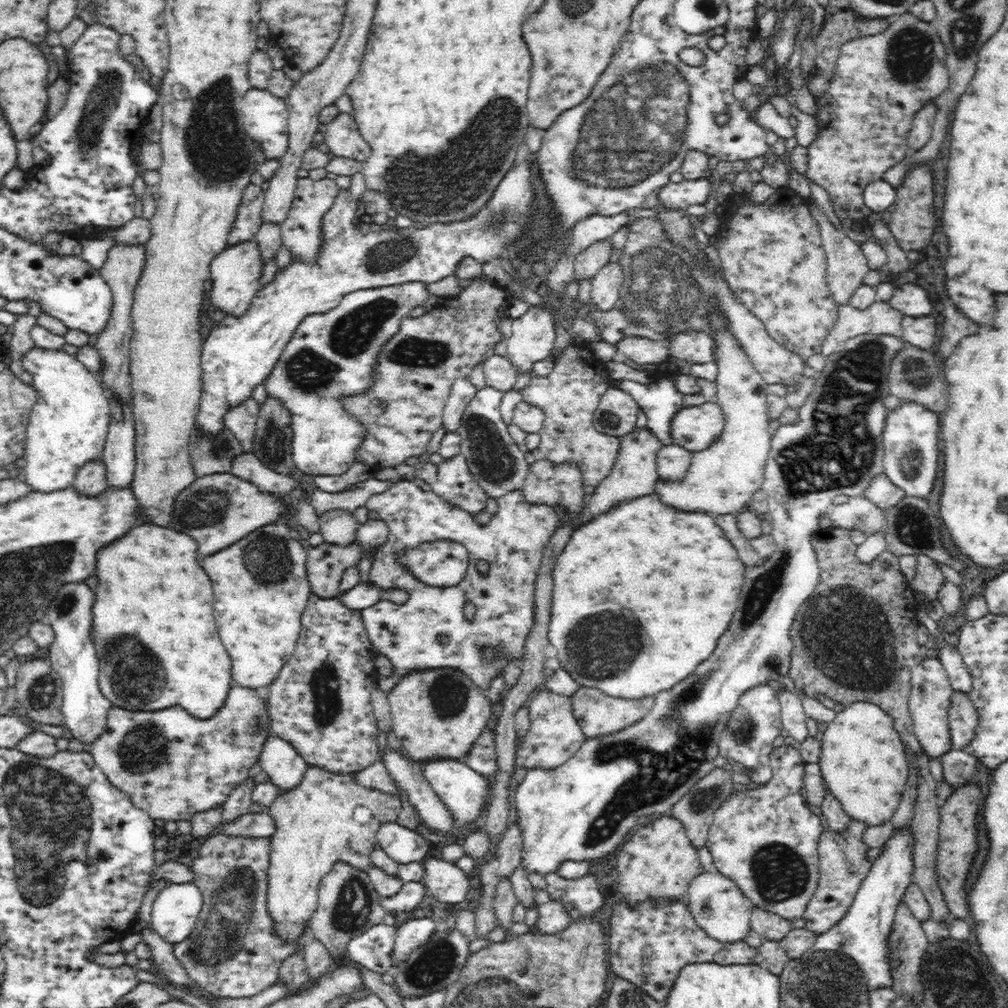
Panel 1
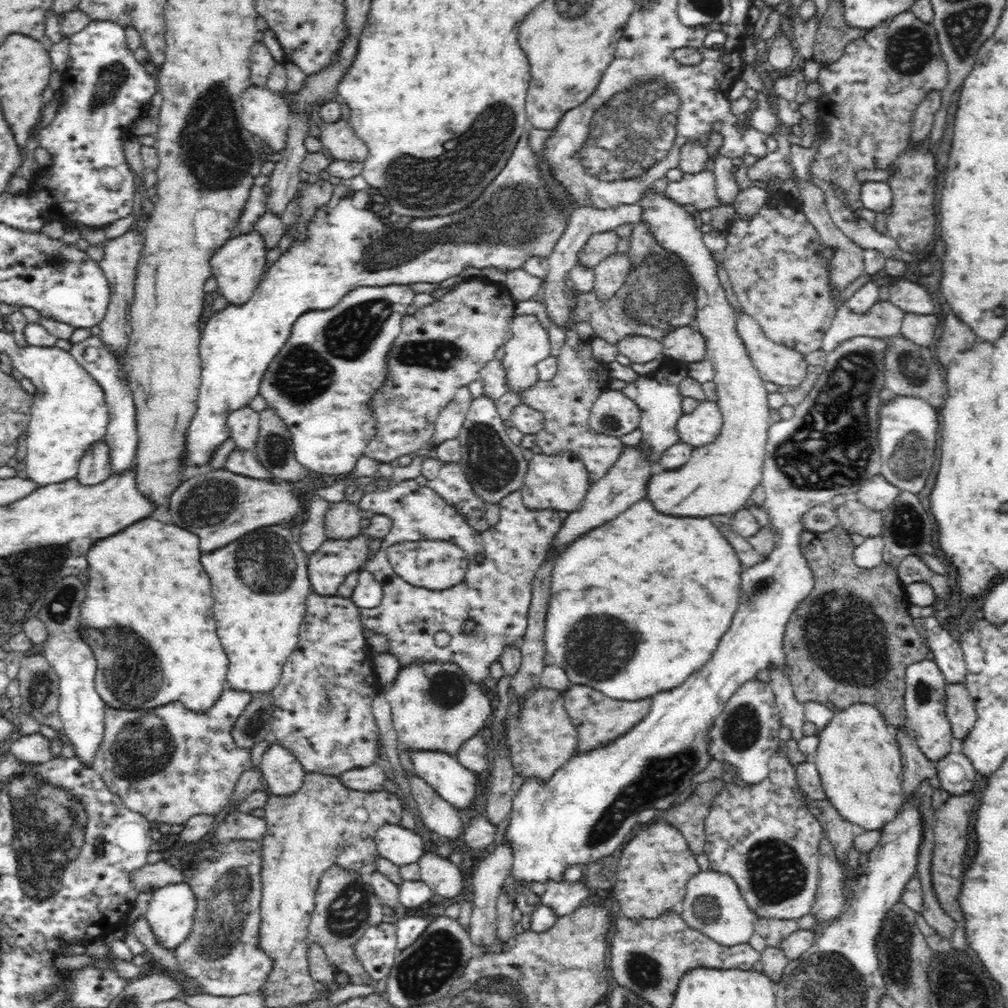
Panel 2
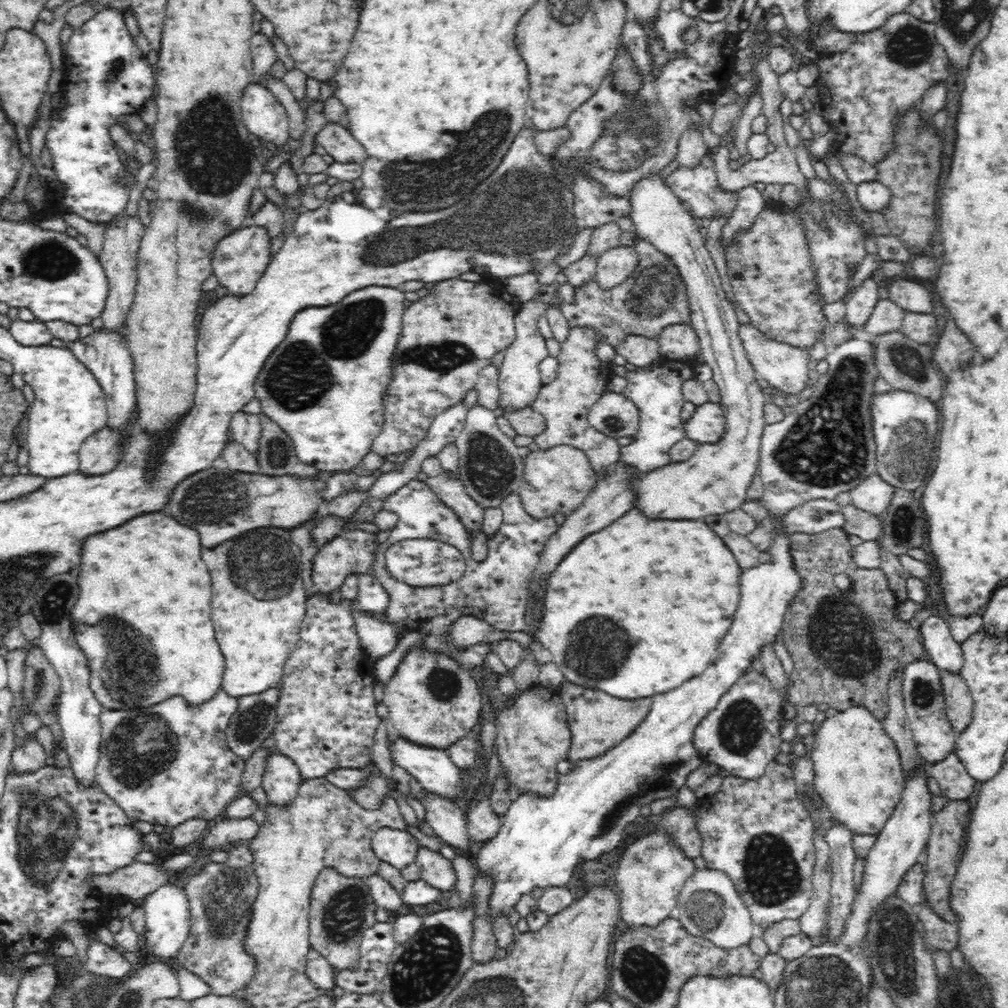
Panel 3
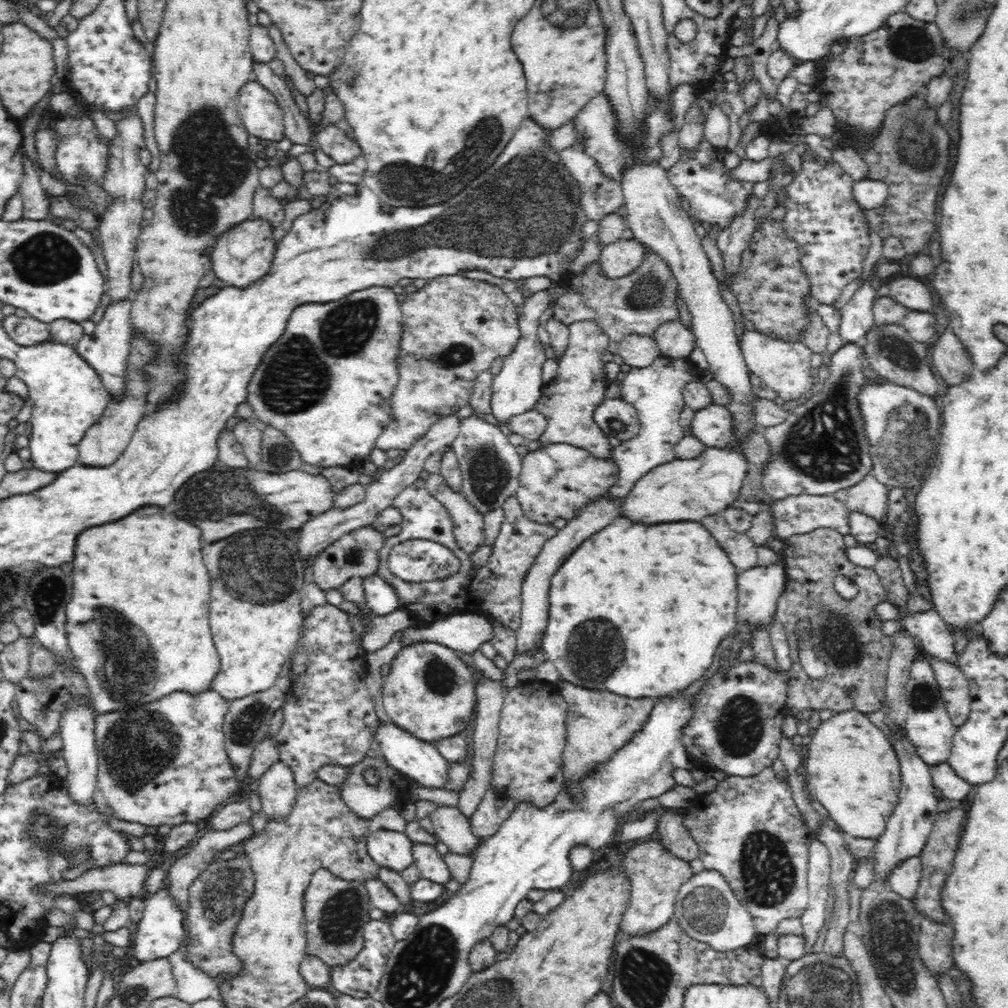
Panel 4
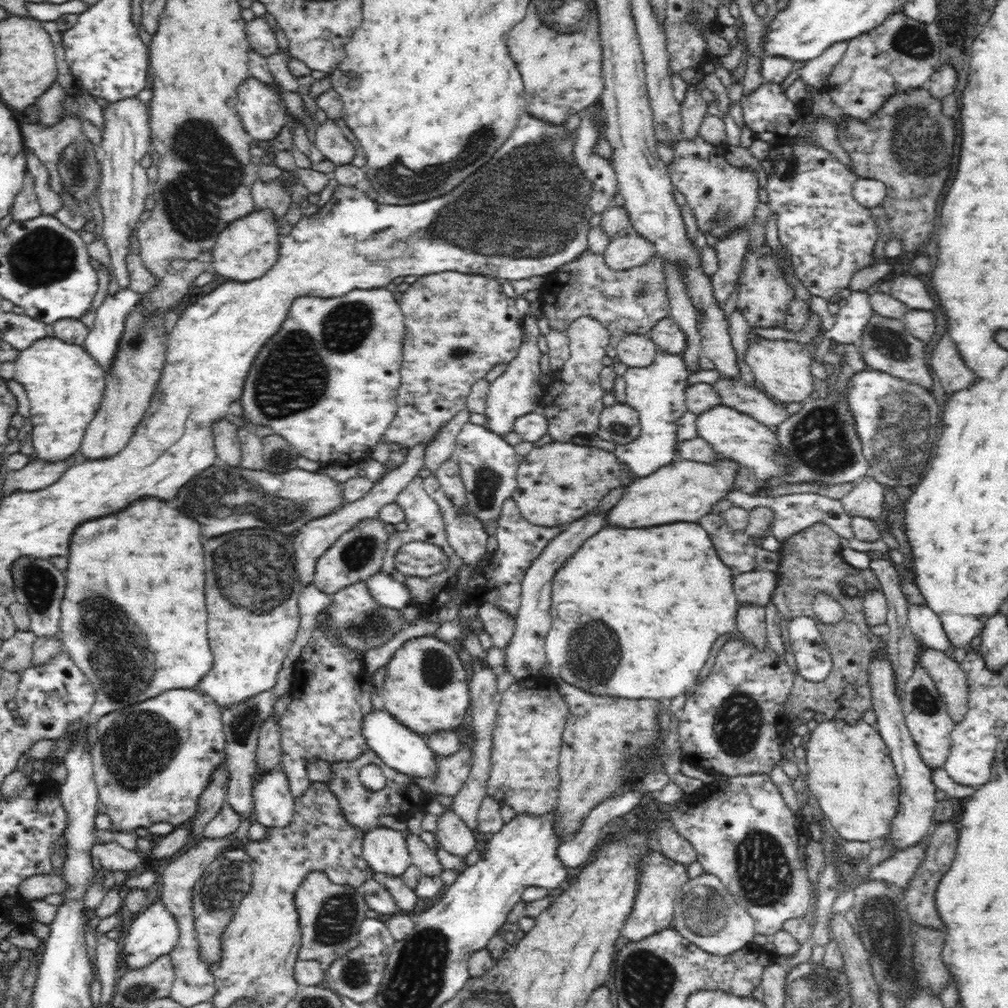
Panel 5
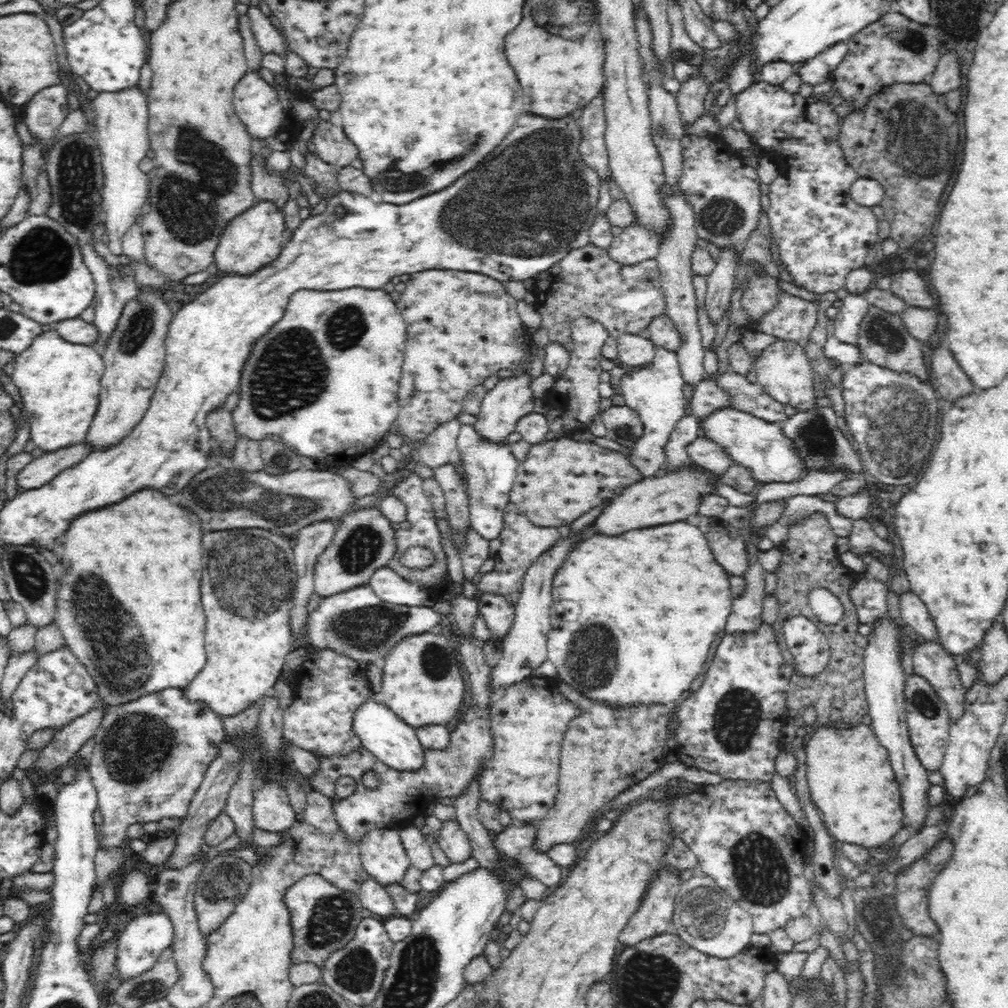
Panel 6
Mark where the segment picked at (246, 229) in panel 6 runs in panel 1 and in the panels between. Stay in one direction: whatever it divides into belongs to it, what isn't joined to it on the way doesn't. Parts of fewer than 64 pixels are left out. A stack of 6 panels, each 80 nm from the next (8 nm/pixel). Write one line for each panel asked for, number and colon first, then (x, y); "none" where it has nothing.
1: (236, 272)
2: (238, 266)
3: (240, 259)
4: (242, 255)
5: (247, 248)

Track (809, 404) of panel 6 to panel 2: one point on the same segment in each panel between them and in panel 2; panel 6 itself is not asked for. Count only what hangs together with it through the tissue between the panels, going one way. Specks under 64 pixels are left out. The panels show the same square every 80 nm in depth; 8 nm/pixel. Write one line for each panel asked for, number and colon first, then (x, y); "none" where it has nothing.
2: (776, 363)
3: (785, 367)
4: (783, 366)
5: (781, 368)

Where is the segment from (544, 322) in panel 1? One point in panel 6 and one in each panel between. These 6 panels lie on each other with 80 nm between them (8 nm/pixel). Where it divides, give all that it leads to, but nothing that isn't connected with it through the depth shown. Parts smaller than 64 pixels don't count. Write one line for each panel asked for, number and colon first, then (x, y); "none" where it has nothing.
2: (529, 343)
3: (519, 382)
4: (516, 389)
5: (517, 391)
6: (511, 398)

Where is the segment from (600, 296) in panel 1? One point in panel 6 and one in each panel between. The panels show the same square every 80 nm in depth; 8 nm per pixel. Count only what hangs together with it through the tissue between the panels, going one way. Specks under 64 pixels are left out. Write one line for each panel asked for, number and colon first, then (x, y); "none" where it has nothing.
2: (610, 274)
3: (615, 265)
4: (621, 258)
5: (630, 250)
6: (635, 243)

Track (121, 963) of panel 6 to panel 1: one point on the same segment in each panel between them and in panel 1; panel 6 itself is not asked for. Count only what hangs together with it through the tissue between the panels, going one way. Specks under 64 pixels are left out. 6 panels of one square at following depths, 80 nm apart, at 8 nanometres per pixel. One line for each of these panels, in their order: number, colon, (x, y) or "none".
1: (175, 911)
2: (170, 914)
3: (167, 914)
4: (162, 928)
5: (154, 932)

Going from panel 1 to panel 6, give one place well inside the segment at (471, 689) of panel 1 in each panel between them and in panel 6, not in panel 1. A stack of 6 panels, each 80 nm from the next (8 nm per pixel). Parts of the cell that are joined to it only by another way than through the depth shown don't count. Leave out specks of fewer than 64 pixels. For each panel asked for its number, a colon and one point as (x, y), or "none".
2: (435, 707)
3: (432, 700)
4: (429, 692)
5: (426, 688)
6: (421, 682)

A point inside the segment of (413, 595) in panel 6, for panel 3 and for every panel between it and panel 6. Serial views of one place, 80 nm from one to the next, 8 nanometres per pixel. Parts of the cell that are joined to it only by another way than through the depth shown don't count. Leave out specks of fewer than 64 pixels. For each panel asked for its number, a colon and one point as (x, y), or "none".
3: (372, 597)
4: (381, 598)
5: (391, 594)

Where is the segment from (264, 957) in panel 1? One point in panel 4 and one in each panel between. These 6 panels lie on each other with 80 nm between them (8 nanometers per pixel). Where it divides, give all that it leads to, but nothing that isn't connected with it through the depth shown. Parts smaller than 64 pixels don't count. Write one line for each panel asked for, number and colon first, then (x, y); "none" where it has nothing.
2: (221, 954)
3: (220, 896)
4: (216, 898)

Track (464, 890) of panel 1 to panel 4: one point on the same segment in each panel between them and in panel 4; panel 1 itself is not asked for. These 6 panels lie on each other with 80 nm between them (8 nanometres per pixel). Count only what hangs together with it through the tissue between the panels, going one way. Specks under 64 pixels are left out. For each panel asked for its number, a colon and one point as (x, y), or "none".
2: (444, 878)
3: (435, 869)
4: (431, 864)

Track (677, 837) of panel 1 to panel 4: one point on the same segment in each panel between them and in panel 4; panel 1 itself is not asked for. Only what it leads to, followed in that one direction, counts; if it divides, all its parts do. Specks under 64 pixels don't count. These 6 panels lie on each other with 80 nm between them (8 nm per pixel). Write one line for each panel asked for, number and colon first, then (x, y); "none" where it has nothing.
2: (654, 868)
3: (653, 870)
4: (656, 875)

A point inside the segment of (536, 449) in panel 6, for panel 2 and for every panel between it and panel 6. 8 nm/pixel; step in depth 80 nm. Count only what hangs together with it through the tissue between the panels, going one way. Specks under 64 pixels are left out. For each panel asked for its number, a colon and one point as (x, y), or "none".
2: (559, 482)
3: (558, 480)
4: (557, 480)
5: (559, 482)

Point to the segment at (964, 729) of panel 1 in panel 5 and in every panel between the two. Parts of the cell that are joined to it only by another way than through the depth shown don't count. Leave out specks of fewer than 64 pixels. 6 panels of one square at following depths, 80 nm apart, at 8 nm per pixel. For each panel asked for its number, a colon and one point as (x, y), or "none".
2: (960, 709)
3: (959, 704)
4: (954, 687)
5: (951, 681)

